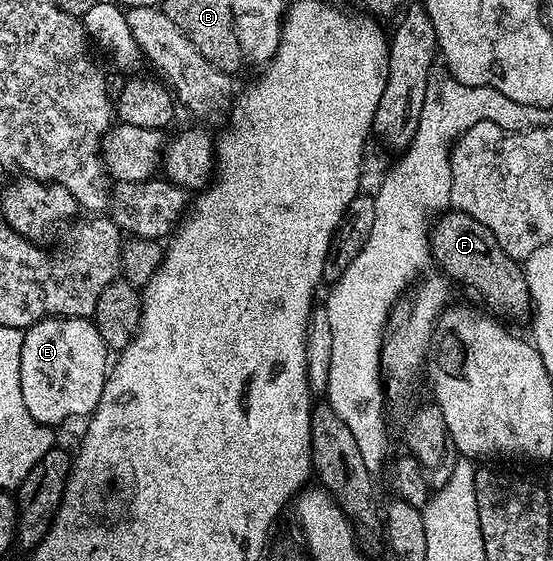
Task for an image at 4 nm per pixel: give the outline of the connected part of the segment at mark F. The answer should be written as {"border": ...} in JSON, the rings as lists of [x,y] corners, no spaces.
{"border":[[[457,211],[443,212],[430,227],[430,255],[433,264],[438,264],[443,269],[439,270],[447,278],[471,285],[486,300],[485,308],[493,311],[499,318],[526,317],[531,312],[523,266],[509,257],[500,243],[496,243],[492,231],[488,231],[484,223],[472,219],[472,215]]]}

